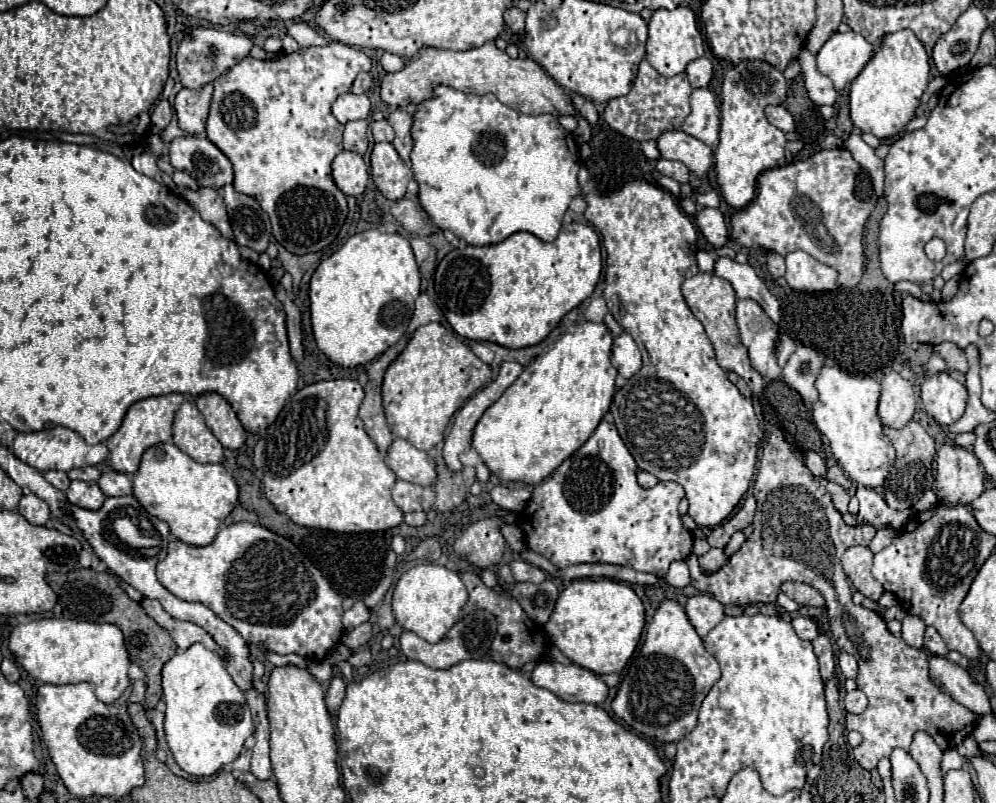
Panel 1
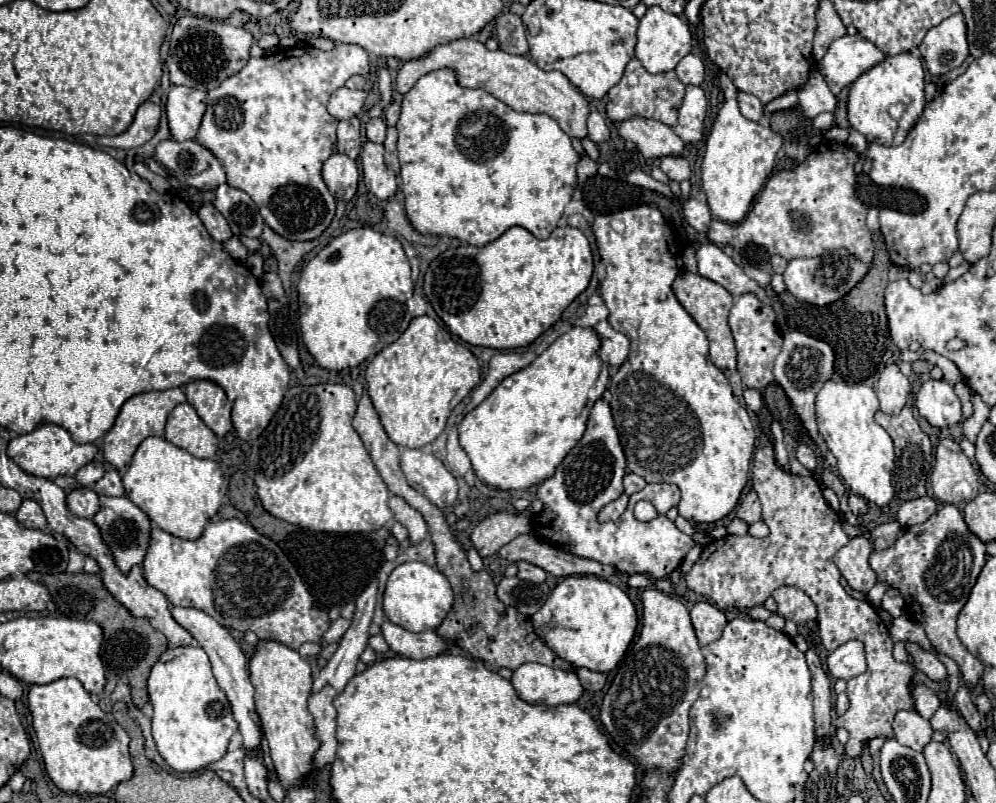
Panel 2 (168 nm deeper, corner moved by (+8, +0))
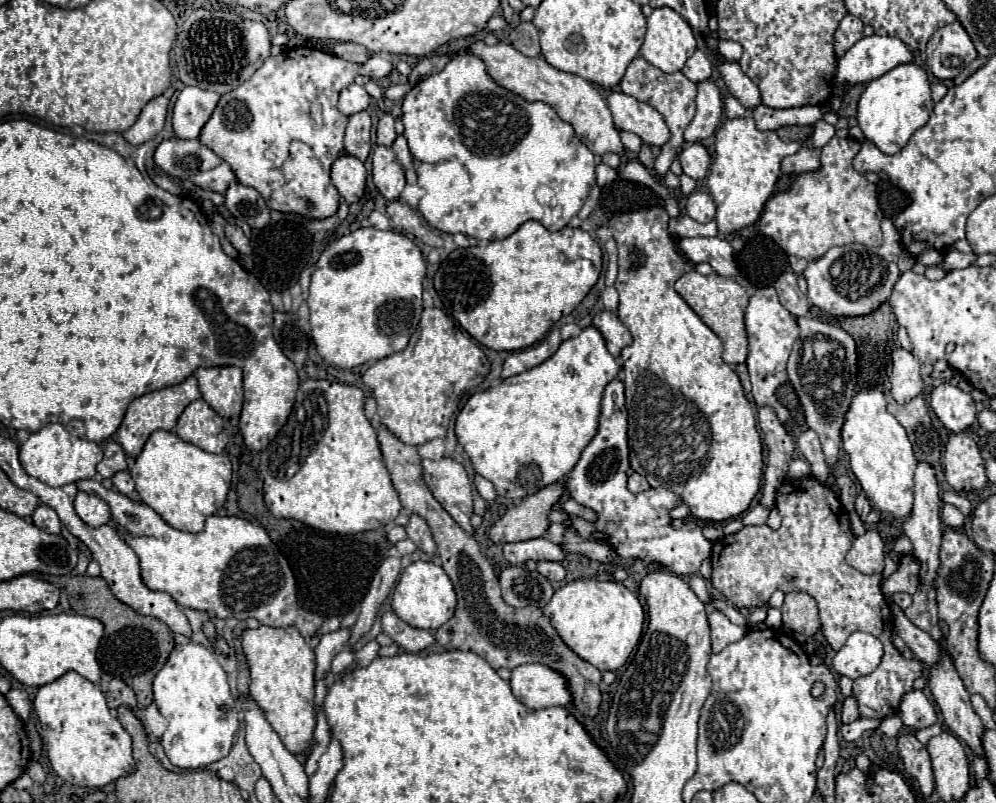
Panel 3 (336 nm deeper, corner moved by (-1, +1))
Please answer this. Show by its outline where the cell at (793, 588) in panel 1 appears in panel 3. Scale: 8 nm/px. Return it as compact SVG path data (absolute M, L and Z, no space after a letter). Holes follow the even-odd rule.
M804 592L786 594L782 606L782 624L804 636L814 636L820 630L816 600Z

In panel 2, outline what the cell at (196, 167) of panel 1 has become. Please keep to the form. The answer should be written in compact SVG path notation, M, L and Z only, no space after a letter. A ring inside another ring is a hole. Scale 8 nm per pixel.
M161 141L155 149L155 161L167 167L181 183L199 191L213 191L225 183L225 171L217 157L197 141Z

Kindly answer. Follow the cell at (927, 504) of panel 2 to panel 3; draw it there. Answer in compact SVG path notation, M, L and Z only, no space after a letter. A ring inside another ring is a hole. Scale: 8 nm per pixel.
M944 504L944 522L948 524L948 526L952 526L952 528L962 528L964 526L964 522L966 522L966 518L964 518L964 514L953 506L952 504Z

